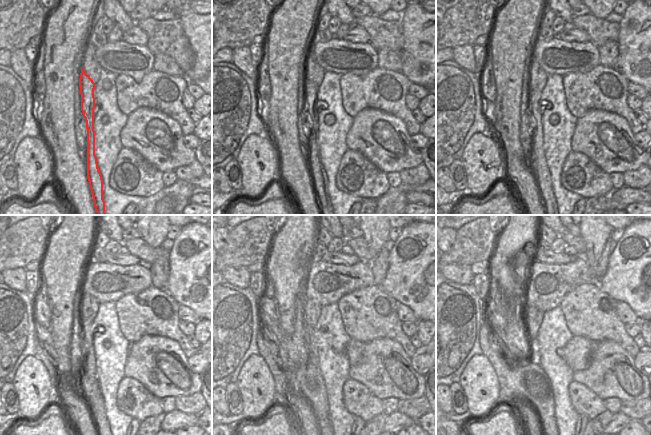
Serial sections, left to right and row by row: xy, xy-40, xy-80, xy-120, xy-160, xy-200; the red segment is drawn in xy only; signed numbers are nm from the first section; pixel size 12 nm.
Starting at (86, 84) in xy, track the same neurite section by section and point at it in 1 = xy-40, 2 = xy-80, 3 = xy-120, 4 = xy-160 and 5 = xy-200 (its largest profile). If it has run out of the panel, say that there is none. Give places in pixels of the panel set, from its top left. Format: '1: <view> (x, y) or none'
1: xy-40 (318, 175)
2: xy-80 (541, 171)
3: xy-120 (90, 388)
4: xy-160 (313, 358)
5: xy-200 (535, 357)

